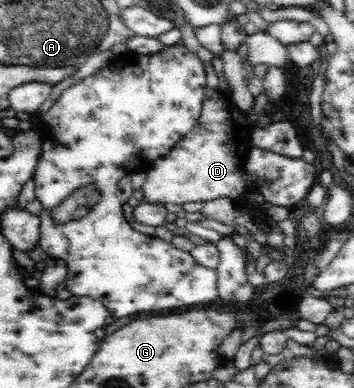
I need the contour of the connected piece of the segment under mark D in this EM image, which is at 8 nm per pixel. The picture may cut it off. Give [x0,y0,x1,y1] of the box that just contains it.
[141,89,253,209]

